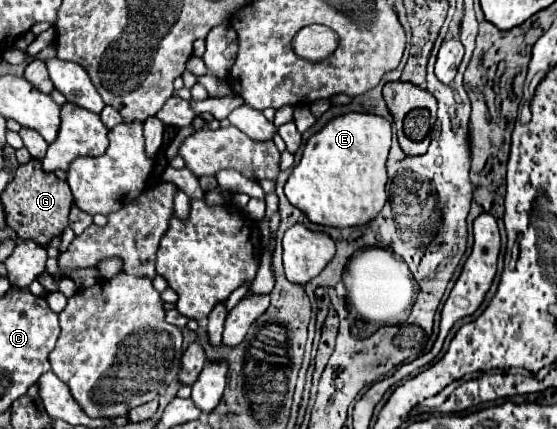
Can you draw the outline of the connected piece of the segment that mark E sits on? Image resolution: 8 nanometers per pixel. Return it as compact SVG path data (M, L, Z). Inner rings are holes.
M348 113L342 117L332 119L320 133L312 135L306 143L306 149L302 153L300 163L292 169L284 193L288 201L298 207L312 223L324 225L324 227L356 227L356 225L366 225L370 219L374 219L388 195L386 195L386 157L392 141L392 125L378 117L378 115L366 115L366 113Z

